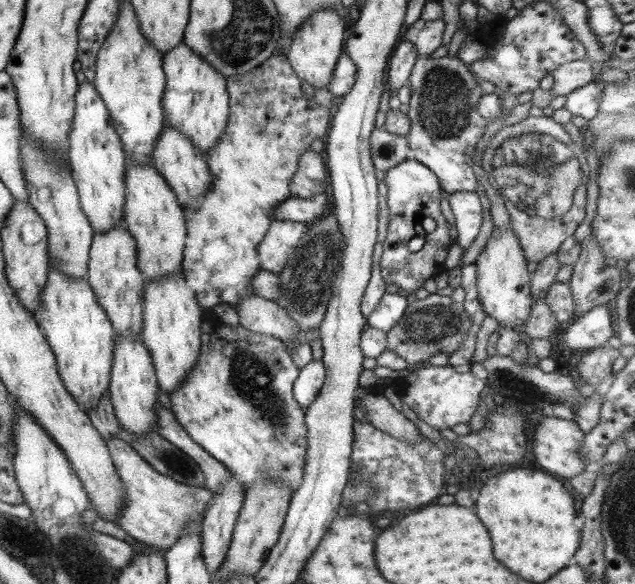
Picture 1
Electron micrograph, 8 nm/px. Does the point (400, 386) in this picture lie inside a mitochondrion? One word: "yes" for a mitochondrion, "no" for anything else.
no

